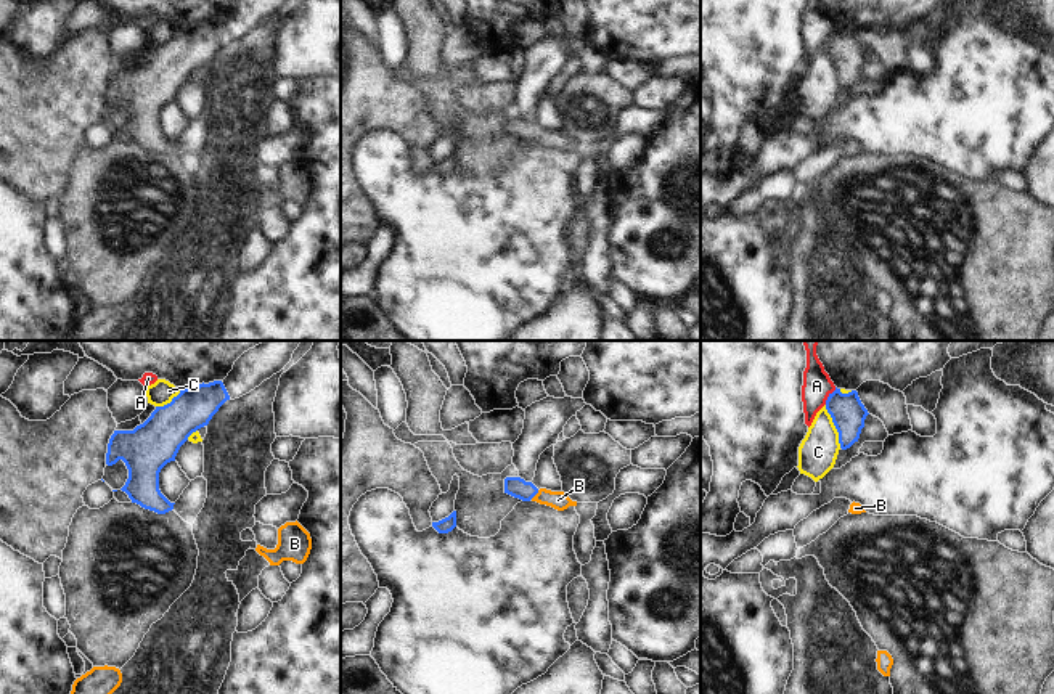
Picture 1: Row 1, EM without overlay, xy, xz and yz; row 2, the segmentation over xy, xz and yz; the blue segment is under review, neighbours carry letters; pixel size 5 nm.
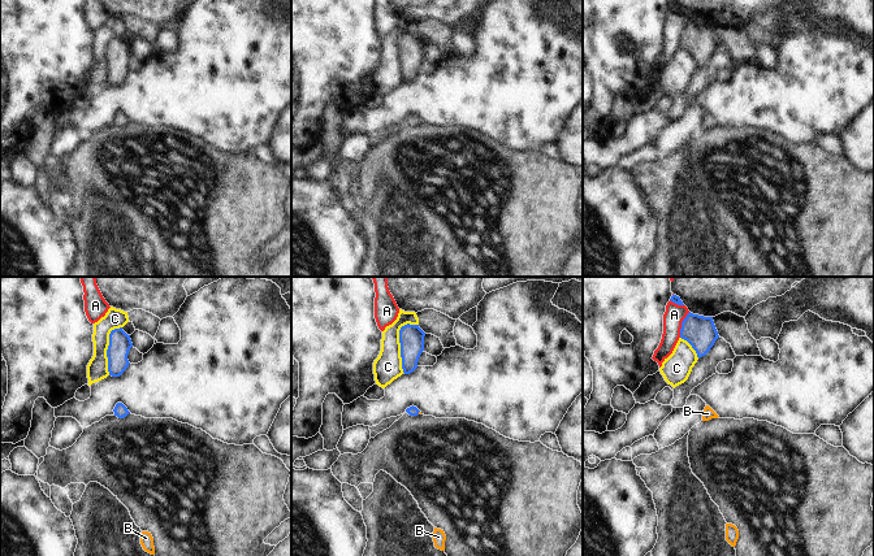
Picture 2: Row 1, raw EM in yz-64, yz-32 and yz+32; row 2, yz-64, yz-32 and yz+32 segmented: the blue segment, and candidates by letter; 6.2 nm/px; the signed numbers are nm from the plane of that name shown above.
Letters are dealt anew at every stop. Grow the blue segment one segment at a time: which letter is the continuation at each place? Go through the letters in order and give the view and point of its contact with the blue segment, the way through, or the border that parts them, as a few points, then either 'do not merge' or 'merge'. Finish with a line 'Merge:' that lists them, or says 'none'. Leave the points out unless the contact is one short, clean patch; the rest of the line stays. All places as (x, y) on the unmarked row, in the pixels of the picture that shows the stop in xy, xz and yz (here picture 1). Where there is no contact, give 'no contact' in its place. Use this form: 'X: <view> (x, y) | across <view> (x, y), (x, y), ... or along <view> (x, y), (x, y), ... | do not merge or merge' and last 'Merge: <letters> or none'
A: yz (829, 36) | along yz (836, 28), (825, 44) | do not merge
B: xz (534, 135) | across xz (516, 127), (534, 135), (558, 140) | merge
C: yz (834, 65) | along yz (825, 45), (841, 87) | do not merge
Merge: B

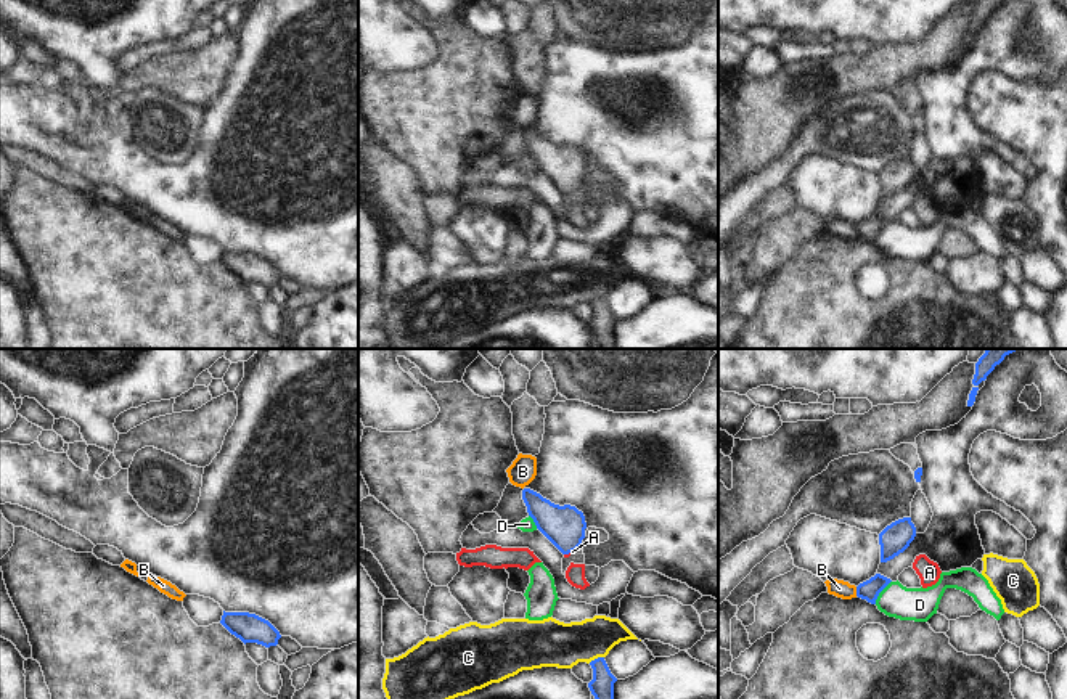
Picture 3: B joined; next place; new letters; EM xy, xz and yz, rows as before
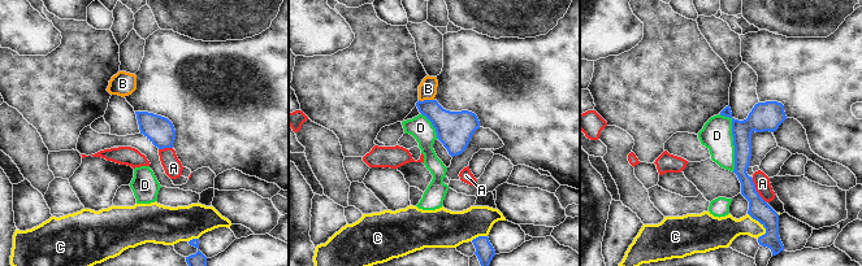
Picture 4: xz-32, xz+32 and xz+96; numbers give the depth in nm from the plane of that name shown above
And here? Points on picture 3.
A: xz (568, 193) | do not merge
B: yz (857, 232) | along yz (855, 227), (857, 235) | do not merge
C: xz (595, 299) | do not merge
D: yz (881, 230) | along yz (891, 220), (874, 243) | do not merge
Merge: none

